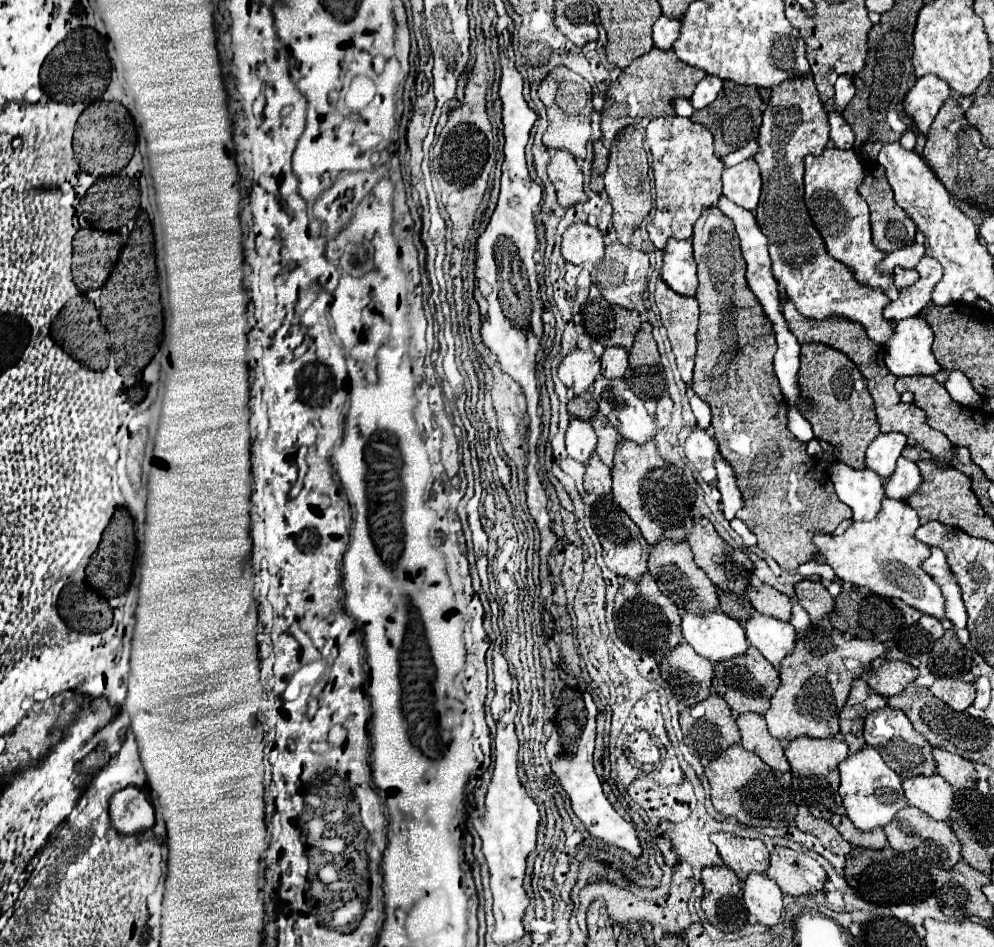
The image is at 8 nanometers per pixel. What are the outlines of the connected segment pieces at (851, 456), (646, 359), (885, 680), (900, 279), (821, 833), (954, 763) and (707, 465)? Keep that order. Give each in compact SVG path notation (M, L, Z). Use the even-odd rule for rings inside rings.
M820 342L804 344L800 352L800 386L814 404L814 410L806 412L814 436L838 446L840 462L846 462L852 468L864 468L864 452L880 434L880 426L874 412L874 400L868 394L866 380L858 366L844 352L832 346Z
M644 322L642 328L636 334L636 340L630 350L630 368L642 368L642 366L660 366L660 354L658 346L652 338L652 326L650 322Z
M886 662L874 672L870 672L866 676L866 682L880 696L890 698L890 696L900 694L910 682L916 680L916 676L918 676L918 670L914 666L906 666L904 662Z
M896 268L894 270L894 286L902 292L906 288L910 288L912 284L916 284L916 280L920 280L920 276L916 274L916 270L904 270L904 268Z
M798 810L796 824L798 824L798 828L802 832L816 836L822 842L822 846L826 850L830 850L832 854L842 854L842 856L850 854L852 846L840 836L840 832L830 822L820 820L820 818L814 818L808 810Z
M934 748L934 760L938 764L938 774L948 780L954 790L968 790L976 786L978 774L970 760L938 748Z
M696 428L688 440L686 440L686 458L696 466L696 470L700 472L700 476L706 482L714 482L716 480L716 470L714 470L714 454L718 452L714 438L702 430Z

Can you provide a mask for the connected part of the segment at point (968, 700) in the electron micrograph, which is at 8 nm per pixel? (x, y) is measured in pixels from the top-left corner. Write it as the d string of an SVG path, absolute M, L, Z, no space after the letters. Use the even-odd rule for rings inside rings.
M938 678L930 686L930 692L956 712L964 712L974 702L974 696L976 696L974 686L958 678Z

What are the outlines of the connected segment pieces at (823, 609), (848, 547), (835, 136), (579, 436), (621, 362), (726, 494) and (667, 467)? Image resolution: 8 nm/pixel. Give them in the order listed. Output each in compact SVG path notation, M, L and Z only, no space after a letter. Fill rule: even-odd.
M802 580L796 584L796 598L800 606L810 614L812 620L822 620L834 610L834 598L830 592L820 584L812 580Z
M890 498L882 500L882 508L876 518L868 522L854 522L844 534L814 534L812 544L816 546L814 556L824 556L826 564L832 566L834 574L842 582L854 586L866 586L872 592L888 598L900 598L908 606L930 614L934 618L944 616L944 596L940 588L932 582L928 574L920 568L922 558L928 558L930 548L924 542L914 538L916 528L920 526L918 514L904 502Z
M828 114L830 120L830 140L840 150L852 150L854 146L854 132L852 126L840 114Z
M570 420L570 426L566 430L566 450L574 460L586 464L596 452L596 444L598 444L598 438L590 422Z
M620 346L606 348L600 360L602 360L602 376L606 378L622 378L628 368L628 352Z
M720 458L716 462L716 470L718 470L718 484L716 486L722 494L722 512L724 512L726 520L732 520L734 514L744 506L744 498L742 498L738 484L736 484L736 474L724 458Z
M620 440L614 456L612 480L612 494L616 504L642 530L642 536L650 542L650 546L656 546L656 542L660 542L662 538L680 542L686 538L686 534L692 532L696 492L686 482L684 472L678 466L668 464L656 452L652 442L648 442L648 446L636 446L634 442Z

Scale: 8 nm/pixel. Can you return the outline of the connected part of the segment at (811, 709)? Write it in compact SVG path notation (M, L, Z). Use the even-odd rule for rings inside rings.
M814 626L808 632L798 632L798 646L780 666L780 686L770 700L770 710L764 716L770 734L782 742L790 742L798 736L836 738L840 734L838 716L846 706L852 682L886 662L888 652L888 644L846 638L834 628L828 630L824 626Z

